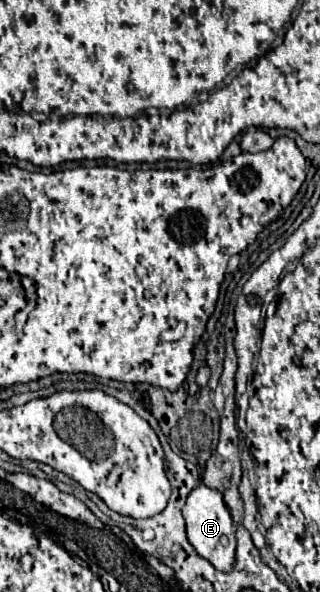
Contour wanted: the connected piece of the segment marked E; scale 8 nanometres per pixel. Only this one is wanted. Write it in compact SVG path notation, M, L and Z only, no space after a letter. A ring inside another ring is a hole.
M200 483L196 489L190 491L186 505L182 507L182 515L186 519L188 541L198 551L198 555L208 559L218 571L230 571L234 567L234 551L236 551L234 533L236 533L236 527L232 523L228 507L222 499L222 493Z

